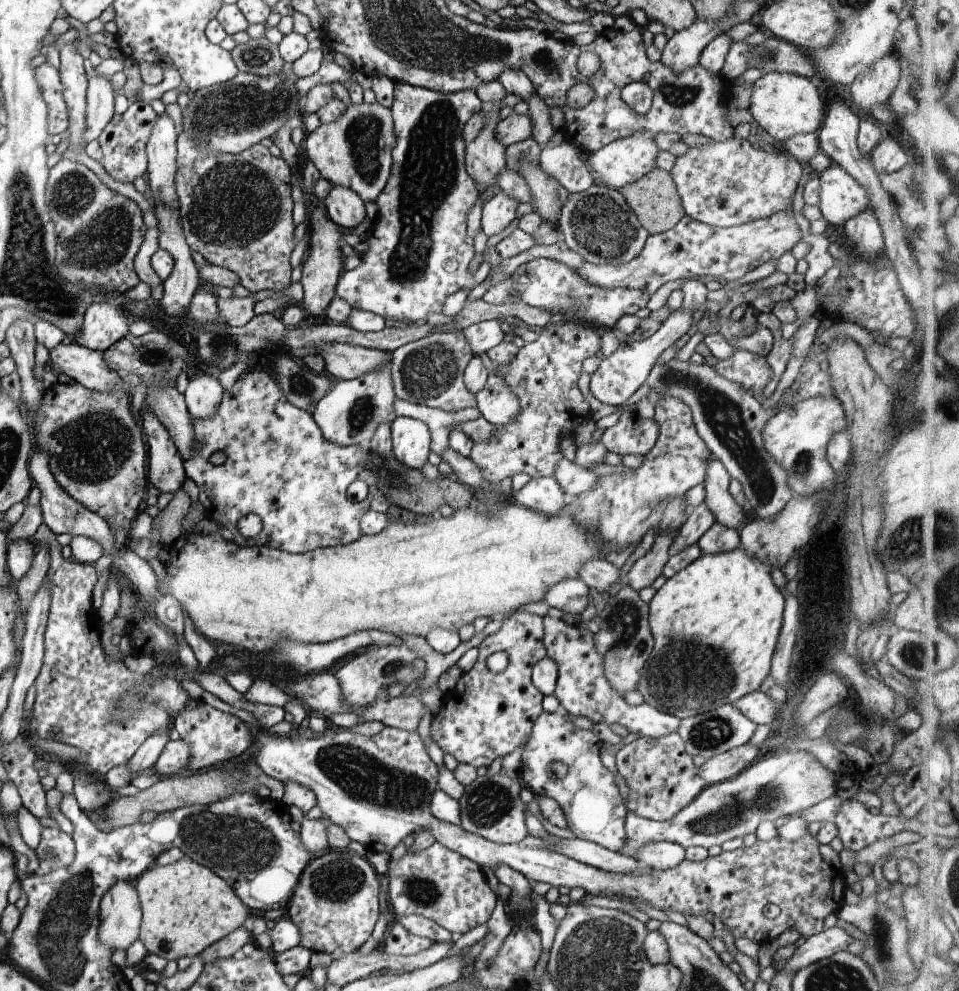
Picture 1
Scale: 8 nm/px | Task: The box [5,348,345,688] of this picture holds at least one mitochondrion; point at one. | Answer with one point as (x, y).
(91, 448)

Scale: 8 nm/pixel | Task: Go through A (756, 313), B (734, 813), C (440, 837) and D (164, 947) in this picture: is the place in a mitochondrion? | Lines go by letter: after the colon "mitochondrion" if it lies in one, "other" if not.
A: other
B: mitochondrion
C: other
D: other

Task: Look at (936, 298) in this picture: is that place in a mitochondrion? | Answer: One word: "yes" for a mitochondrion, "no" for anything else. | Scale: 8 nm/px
no

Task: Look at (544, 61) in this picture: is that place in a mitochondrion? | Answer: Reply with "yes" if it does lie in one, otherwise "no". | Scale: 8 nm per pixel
yes

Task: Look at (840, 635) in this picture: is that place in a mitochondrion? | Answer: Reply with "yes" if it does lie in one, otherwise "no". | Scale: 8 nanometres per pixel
no

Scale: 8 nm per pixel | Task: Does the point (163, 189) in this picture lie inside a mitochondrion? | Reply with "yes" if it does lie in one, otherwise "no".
no

